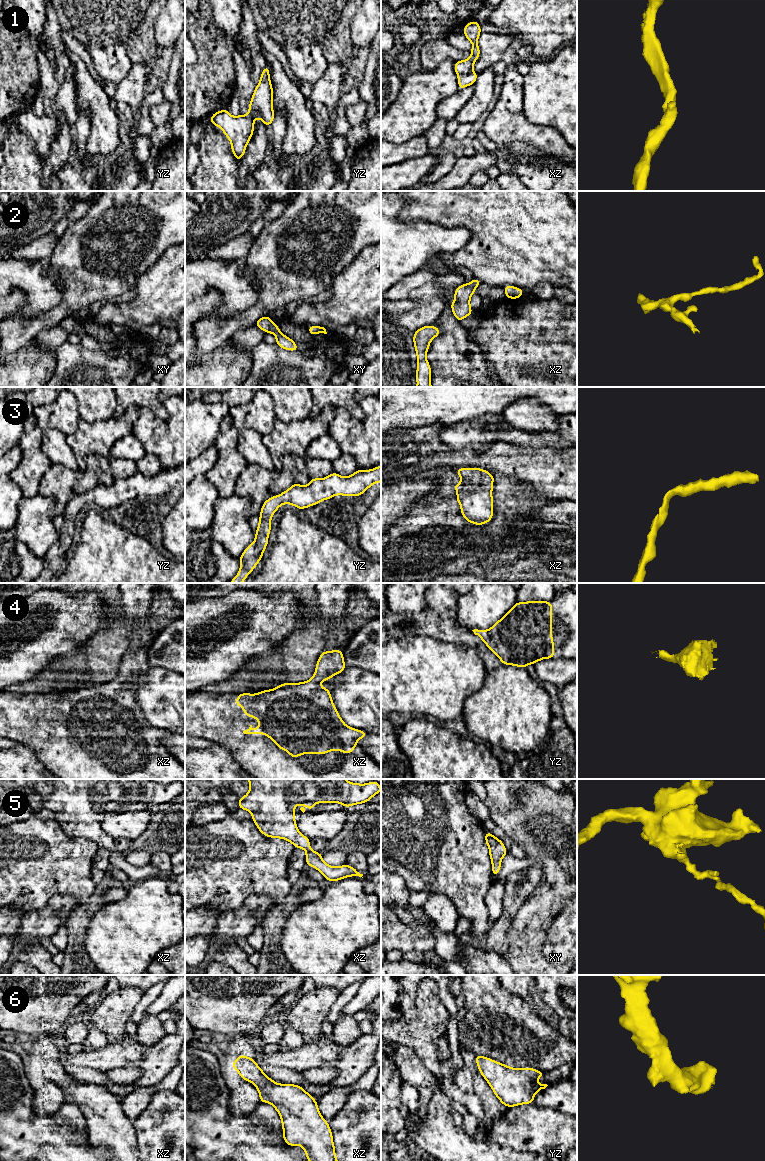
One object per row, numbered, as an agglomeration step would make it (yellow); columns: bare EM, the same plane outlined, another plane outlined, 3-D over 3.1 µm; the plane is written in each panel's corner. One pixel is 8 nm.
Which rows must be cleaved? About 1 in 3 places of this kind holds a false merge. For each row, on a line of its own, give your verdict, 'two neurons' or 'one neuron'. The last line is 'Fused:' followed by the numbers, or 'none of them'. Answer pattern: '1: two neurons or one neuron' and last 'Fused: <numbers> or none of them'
1: one neuron
2: one neuron
3: one neuron
4: one neuron
5: one neuron
6: one neuron
Fused: none of them

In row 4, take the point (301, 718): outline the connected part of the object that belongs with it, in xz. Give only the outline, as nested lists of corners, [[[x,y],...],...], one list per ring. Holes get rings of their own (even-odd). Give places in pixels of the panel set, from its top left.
[[[341,649],[330,652],[322,651],[318,658],[314,675],[310,680],[300,683],[283,683],[270,690],[262,690],[257,694],[239,693],[235,699],[236,706],[243,707],[243,713],[249,718],[255,717],[259,721],[259,728],[253,729],[252,725],[244,734],[266,734],[280,750],[286,750],[292,758],[298,758],[301,754],[327,754],[331,750],[342,751],[350,754],[356,747],[357,741],[368,736],[365,731],[348,727],[341,719],[335,707],[328,688],[319,685],[321,681],[331,679],[335,674],[342,673],[346,668]]]

